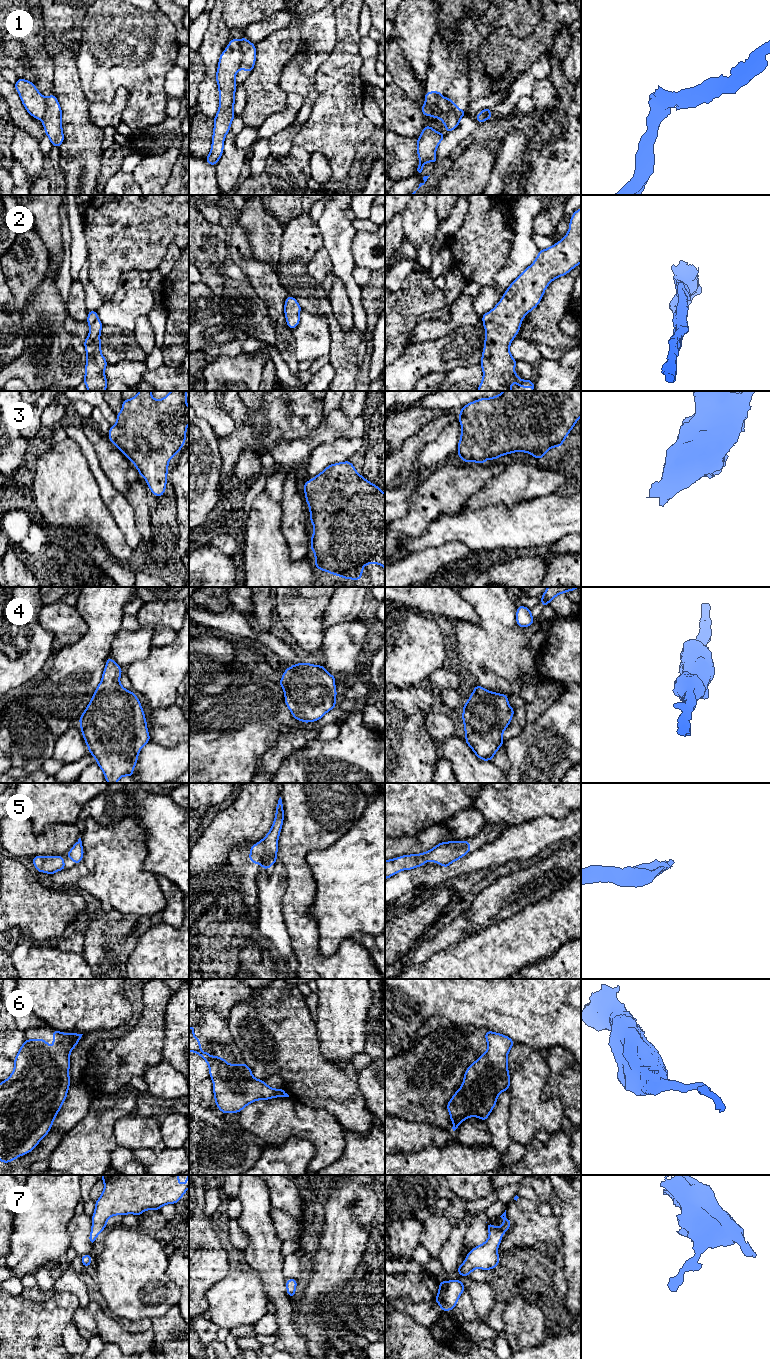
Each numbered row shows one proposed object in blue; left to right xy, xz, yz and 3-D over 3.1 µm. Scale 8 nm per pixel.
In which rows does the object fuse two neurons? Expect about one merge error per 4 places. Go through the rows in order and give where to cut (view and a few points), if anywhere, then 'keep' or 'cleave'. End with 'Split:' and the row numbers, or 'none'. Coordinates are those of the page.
1: cut in yz along (438, 100), (438, 107), (446, 112); cleave
2: no cut; keep
3: no cut; keep
4: no cut; keep
5: no cut; keep
6: no cut; keep
7: no cut; keep
Split: 1

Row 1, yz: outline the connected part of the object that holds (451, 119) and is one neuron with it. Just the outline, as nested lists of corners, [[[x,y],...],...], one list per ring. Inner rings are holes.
[[[436,90],[432,92],[425,93],[425,104],[420,106],[423,115],[431,116],[433,118],[439,118],[442,120],[448,133],[453,131],[460,123],[462,114],[465,112],[457,107],[457,105],[449,98],[445,97],[447,104],[449,105],[449,110],[443,112],[438,108],[438,102],[443,98],[441,92]]]

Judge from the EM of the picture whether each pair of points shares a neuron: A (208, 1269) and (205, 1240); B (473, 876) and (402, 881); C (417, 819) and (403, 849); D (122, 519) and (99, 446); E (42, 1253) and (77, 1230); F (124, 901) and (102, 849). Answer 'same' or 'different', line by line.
A: same
B: different
C: different
D: different
E: different
F: same

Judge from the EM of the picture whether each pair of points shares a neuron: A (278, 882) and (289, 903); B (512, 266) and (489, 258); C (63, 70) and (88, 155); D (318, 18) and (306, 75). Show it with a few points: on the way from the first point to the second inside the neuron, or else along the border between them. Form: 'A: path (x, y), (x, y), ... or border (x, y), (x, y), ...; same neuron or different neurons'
A: border (287, 870), (287, 887), (282, 898), (284, 917); different neurons
B: border (513, 241), (510, 258), (497, 274), (496, 285); different neurons
C: path (68, 91), (75, 105), (76, 126), (80, 134); same neuron
D: path (318, 32), (318, 41), (309, 61); same neuron

